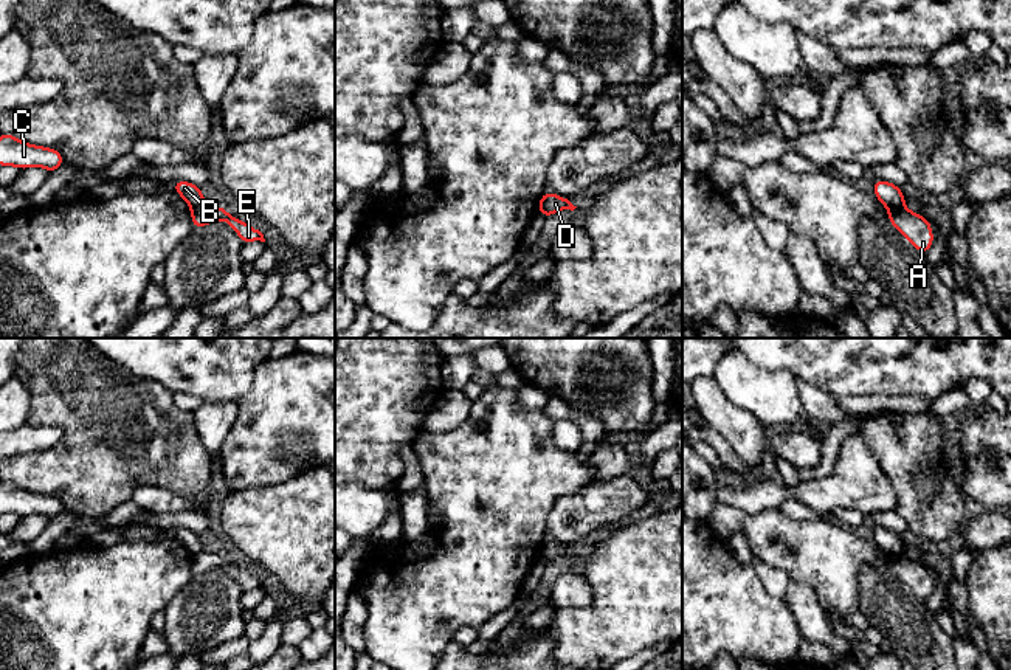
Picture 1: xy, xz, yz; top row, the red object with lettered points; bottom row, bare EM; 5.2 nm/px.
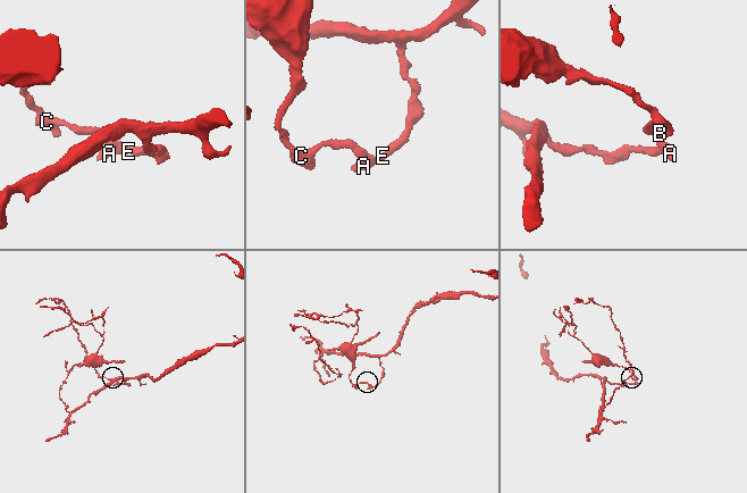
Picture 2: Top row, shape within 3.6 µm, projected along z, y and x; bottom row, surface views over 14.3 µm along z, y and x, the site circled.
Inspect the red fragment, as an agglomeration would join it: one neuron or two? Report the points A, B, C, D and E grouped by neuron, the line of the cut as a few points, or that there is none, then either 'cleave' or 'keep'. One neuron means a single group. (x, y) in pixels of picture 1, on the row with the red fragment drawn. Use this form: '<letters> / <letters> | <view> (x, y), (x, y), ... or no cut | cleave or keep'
A D E / B C | yz (903, 205), (889, 208) | cleave

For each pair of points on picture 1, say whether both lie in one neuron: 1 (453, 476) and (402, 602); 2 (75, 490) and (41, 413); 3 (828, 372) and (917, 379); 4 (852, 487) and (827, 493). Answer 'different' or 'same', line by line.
1: same
2: same
3: same
4: same

